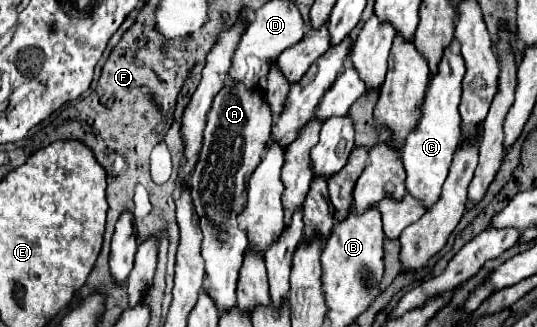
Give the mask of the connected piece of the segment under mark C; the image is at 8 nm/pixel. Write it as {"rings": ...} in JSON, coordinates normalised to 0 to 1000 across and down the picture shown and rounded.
{"rings":[[[829,147],[825,177],[814,202],[814,226],[799,239],[788,318],[780,324],[784,361],[773,385],[773,398],[758,416],[758,440],[750,459],[750,502],[758,526],[758,581],[780,606],[791,636],[799,636],[821,593],[821,569],[832,544],[844,465],[858,434],[858,349],[855,349],[855,312],[858,312],[858,245],[866,226],[866,190],[858,165],[840,159],[840,147]]]}

